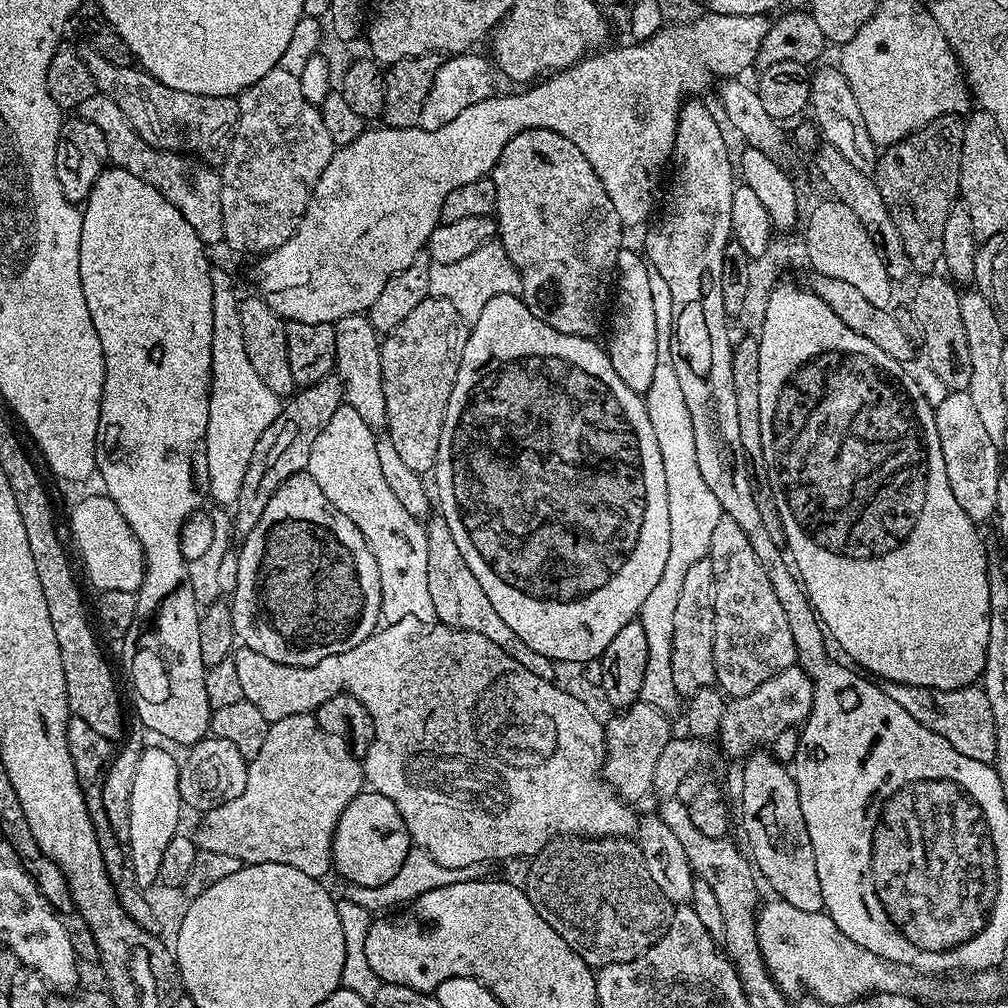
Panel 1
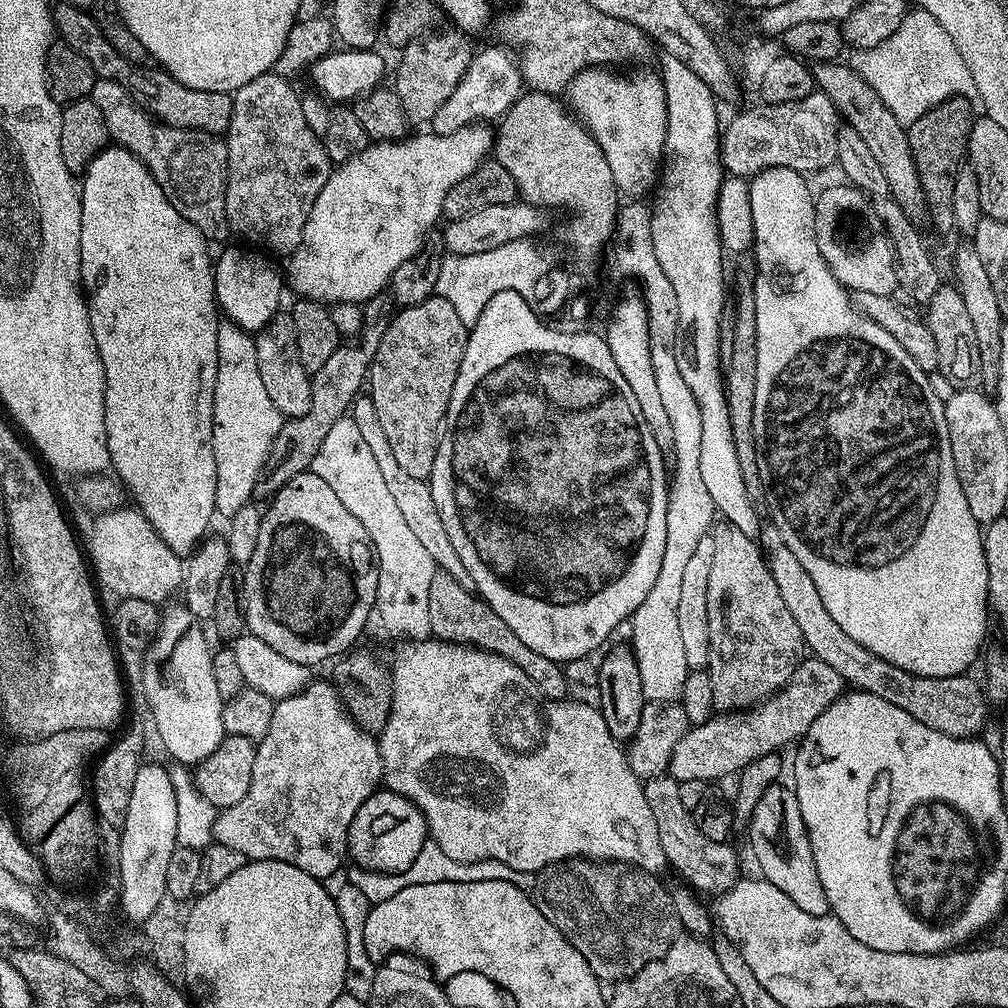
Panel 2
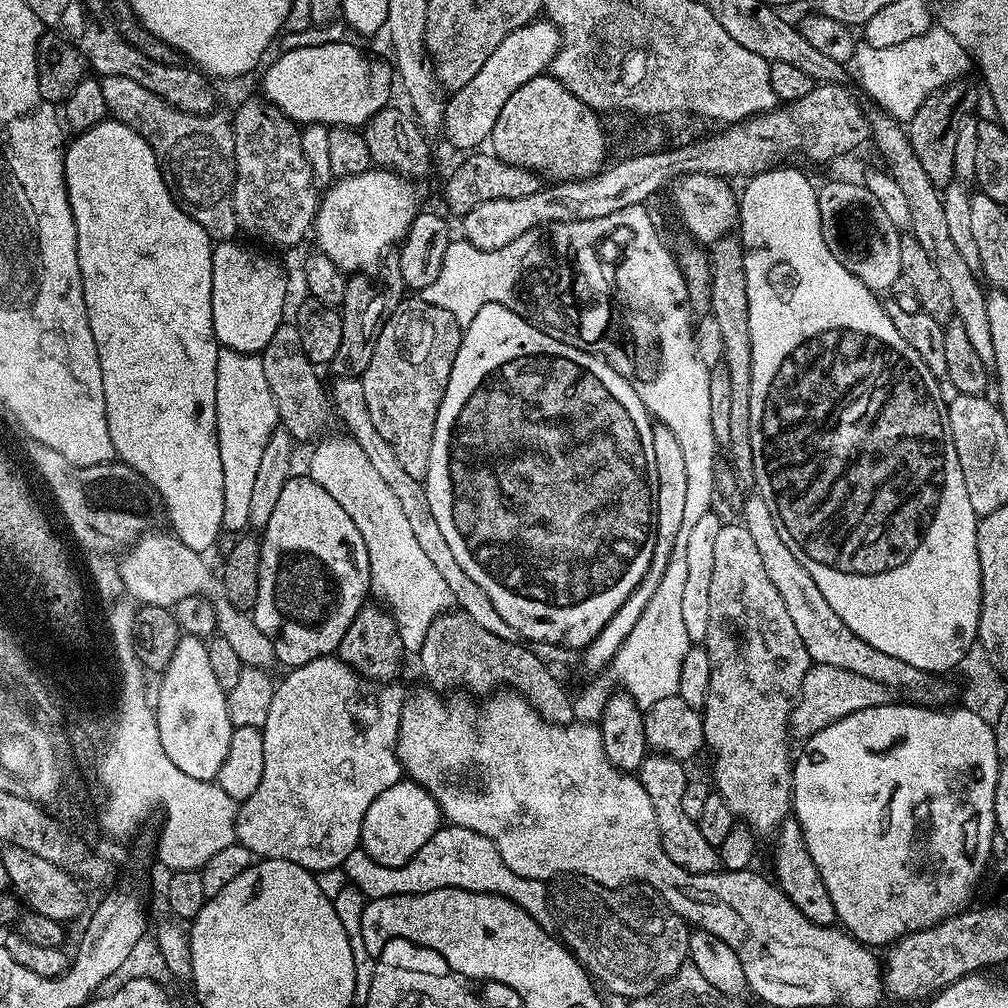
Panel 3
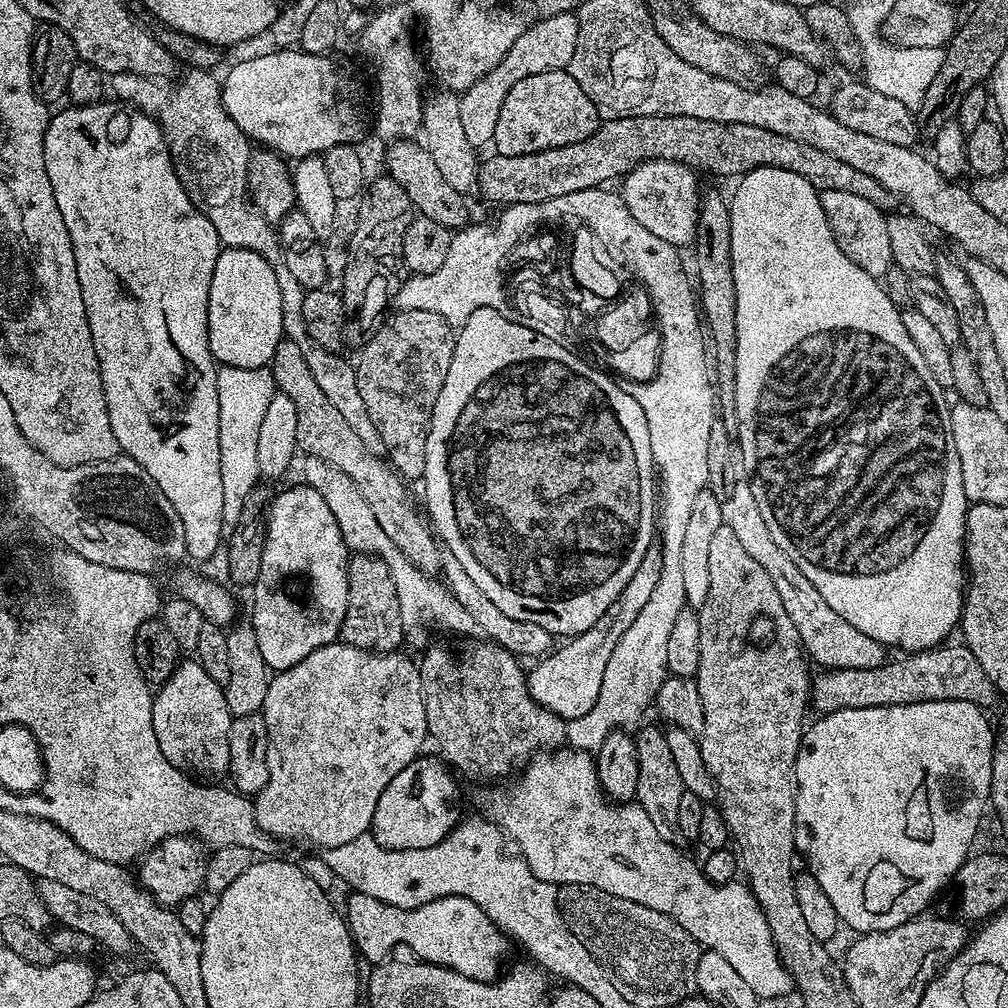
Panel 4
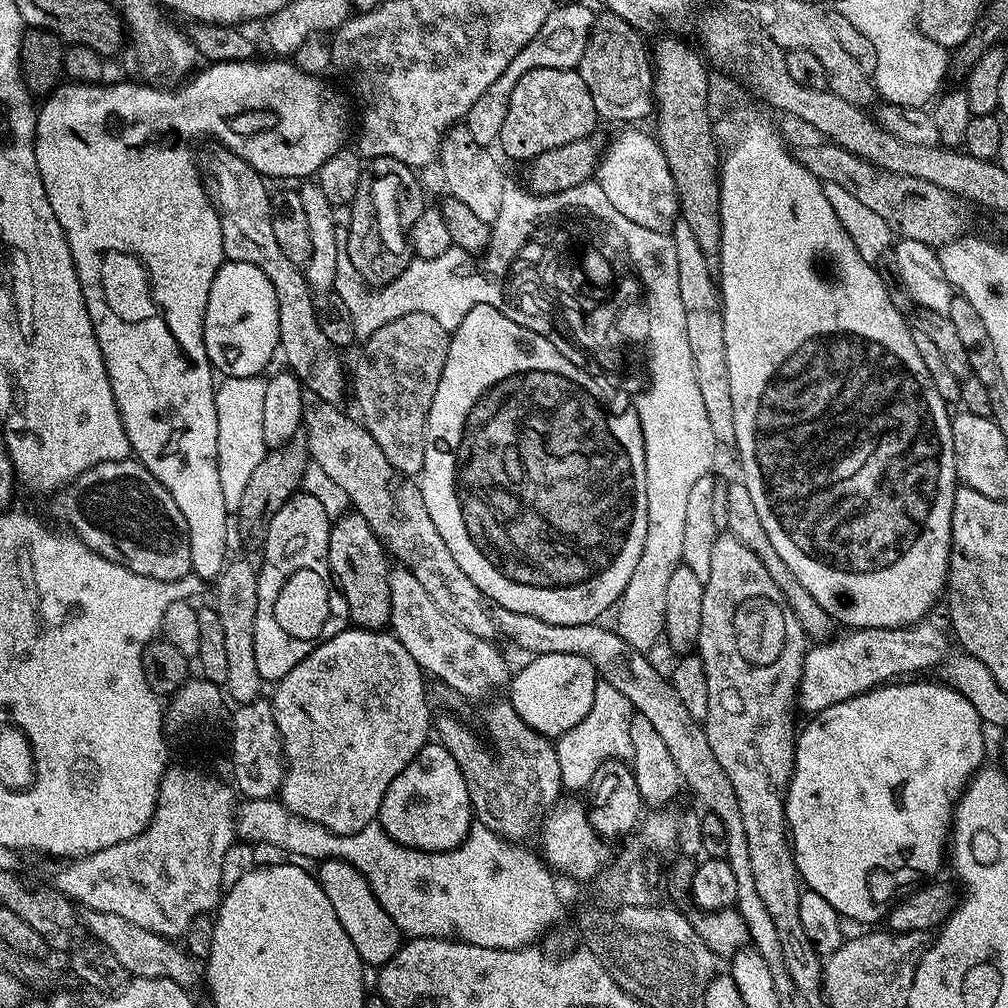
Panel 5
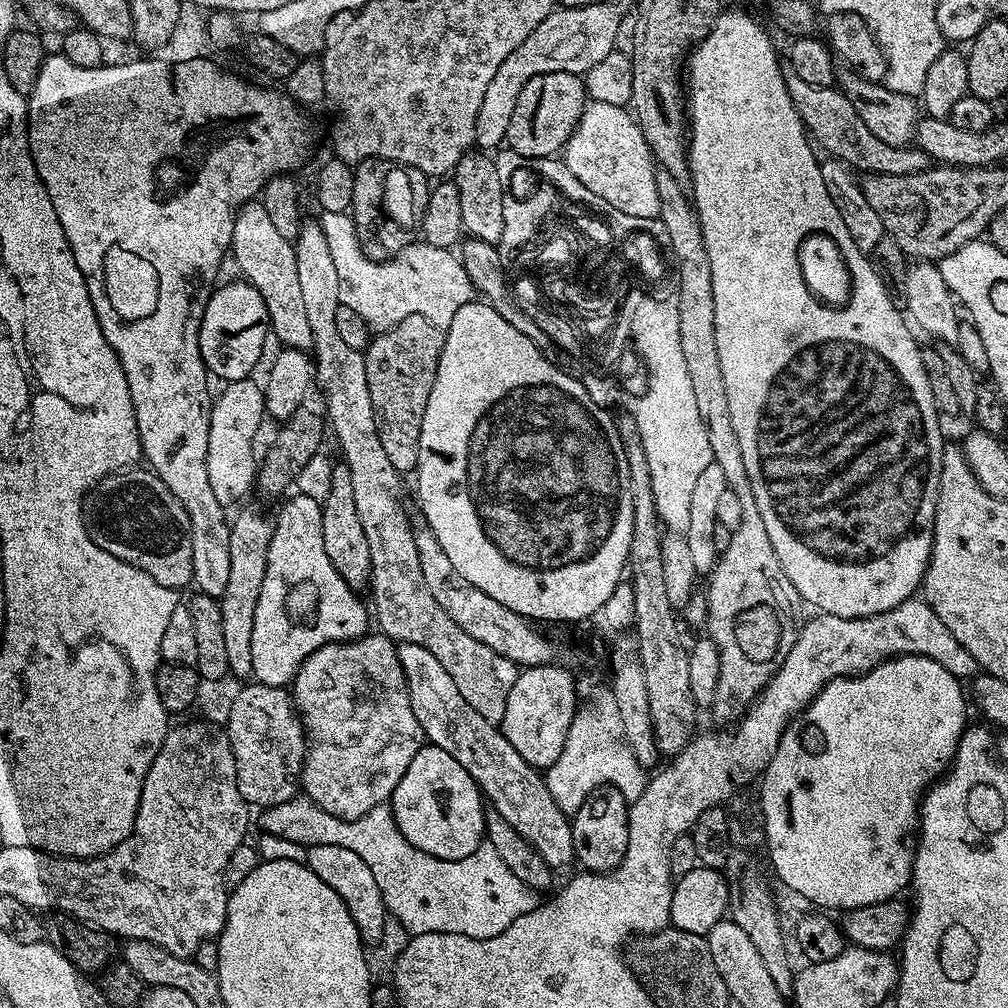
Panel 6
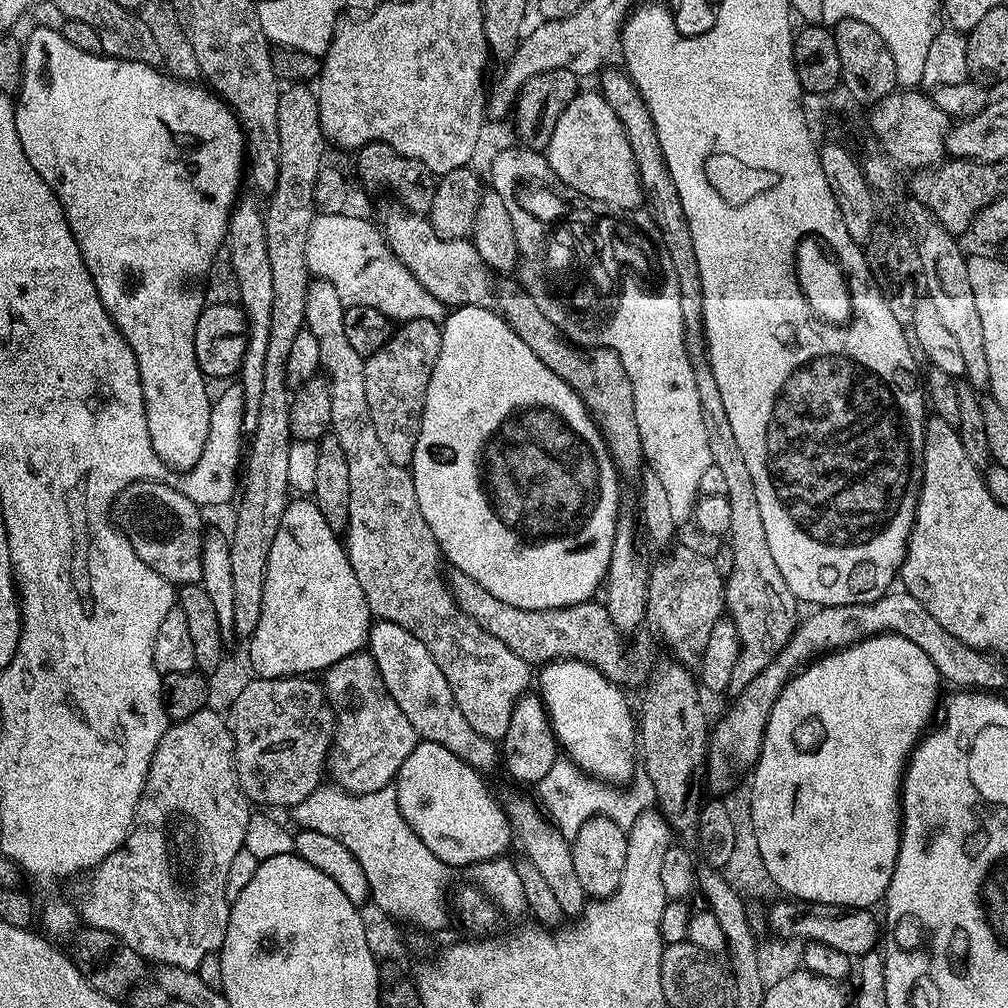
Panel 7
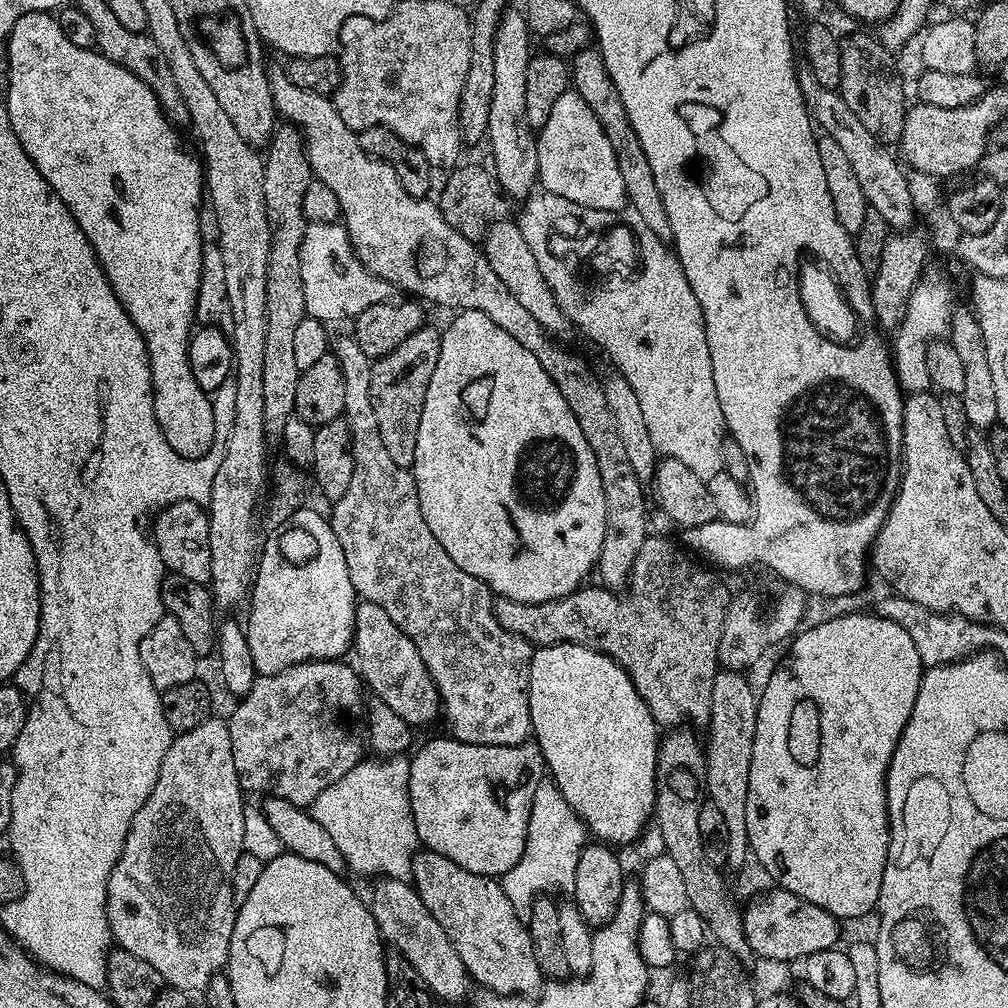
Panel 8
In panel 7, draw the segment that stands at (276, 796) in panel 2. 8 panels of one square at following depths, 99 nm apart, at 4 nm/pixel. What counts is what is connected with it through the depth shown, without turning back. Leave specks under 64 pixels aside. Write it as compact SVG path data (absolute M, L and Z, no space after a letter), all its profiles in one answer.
M361 650L334 662L322 676L324 695L336 711L336 732L328 749L327 775L331 783L346 792L370 794L389 787L396 772L410 758L410 750L418 742L414 726L406 714L398 710L398 702L390 698L382 674L367 650Z

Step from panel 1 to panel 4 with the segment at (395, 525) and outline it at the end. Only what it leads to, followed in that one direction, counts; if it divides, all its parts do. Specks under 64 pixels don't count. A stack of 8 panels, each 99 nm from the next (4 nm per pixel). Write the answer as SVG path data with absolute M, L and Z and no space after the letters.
M317 456L307 457L306 463L308 472L312 475L311 486L314 490L318 490L318 494L322 494L326 506L330 506L330 510L333 511L334 518L344 535L344 543L355 553L378 556L386 562L394 578L394 590L398 590L398 606L402 606L402 626L406 629L406 640L409 645L423 642L423 624L442 624L454 632L461 632L464 636L481 635L478 622L463 608L462 602L458 602L458 598L454 598L439 579L436 581L436 578L429 573L414 566L410 558L406 558L406 554L402 554L402 550L398 550L398 546L390 542L386 530L382 530L382 526L378 524L374 510L370 508L366 498L349 476Z

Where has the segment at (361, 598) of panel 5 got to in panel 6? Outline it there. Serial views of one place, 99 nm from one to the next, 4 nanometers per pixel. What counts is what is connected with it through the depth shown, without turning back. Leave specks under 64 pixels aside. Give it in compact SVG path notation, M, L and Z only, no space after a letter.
M343 462L333 463L330 474L330 494L322 502L322 546L326 546L326 558L342 574L342 578L354 590L367 589L370 581L370 548L366 534L362 531L362 521L354 503L354 486L350 482L350 470Z

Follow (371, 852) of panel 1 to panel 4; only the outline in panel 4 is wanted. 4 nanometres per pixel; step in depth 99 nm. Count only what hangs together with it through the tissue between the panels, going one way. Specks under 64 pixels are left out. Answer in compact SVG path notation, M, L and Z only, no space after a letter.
M424 754L412 760L410 766L394 774L390 786L382 790L382 798L378 798L378 806L374 806L370 829L382 846L390 850L422 850L426 846L438 846L438 842L446 839L460 823L460 792L452 777L453 769L436 756Z

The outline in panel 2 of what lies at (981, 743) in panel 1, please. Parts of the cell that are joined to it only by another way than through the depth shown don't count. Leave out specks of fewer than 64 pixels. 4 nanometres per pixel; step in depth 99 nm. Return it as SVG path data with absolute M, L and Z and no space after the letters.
M765 523L761 527L758 540L774 583L778 585L778 594L782 594L786 610L790 610L794 622L798 622L798 630L802 630L805 649L815 659L838 670L845 685L855 686L861 692L873 692L878 694L878 698L886 698L886 702L914 714L914 718L918 718L922 726L930 726L930 730L938 730L954 738L976 738L981 735L990 704L977 677L975 680L972 674L950 678L919 676L878 658L878 654L870 654L866 646L854 642L854 638L850 638L850 634L846 634L846 630L842 630L842 626L838 626L838 622L830 618L830 610L822 606L822 597L814 587L810 574L806 574L802 562L798 562L798 557L782 539L782 530L778 530L774 523Z

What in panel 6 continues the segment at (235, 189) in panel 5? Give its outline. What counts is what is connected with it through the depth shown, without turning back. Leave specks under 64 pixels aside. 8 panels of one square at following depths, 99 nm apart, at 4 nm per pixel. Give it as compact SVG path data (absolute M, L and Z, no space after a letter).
M249 202L239 205L232 235L231 259L236 259L240 267L239 275L253 284L262 294L268 311L270 332L276 336L285 348L311 349L312 335L310 321L306 318L306 310L302 302L302 290L298 286L298 262L293 241L282 238L278 230L274 230L274 222L270 222L270 214L266 214L263 204Z

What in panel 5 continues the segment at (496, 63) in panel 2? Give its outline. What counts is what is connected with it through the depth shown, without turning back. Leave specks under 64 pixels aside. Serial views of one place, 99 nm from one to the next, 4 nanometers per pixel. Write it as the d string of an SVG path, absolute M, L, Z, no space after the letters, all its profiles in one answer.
M564 4L561 8L560 5L553 7L546 22L542 22L542 30L537 36L530 42L526 42L526 46L522 46L518 54L514 54L514 62L510 62L510 66L506 66L506 70L498 74L494 86L490 86L490 90L486 90L486 94L482 94L482 98L478 98L474 106L470 106L466 123L470 134L474 134L474 142L492 146L499 141L502 122L506 122L506 110L510 106L510 94L514 94L514 86L518 86L518 78L522 78L522 74L539 68L575 69L579 65L596 18L597 13L591 12L584 4Z

